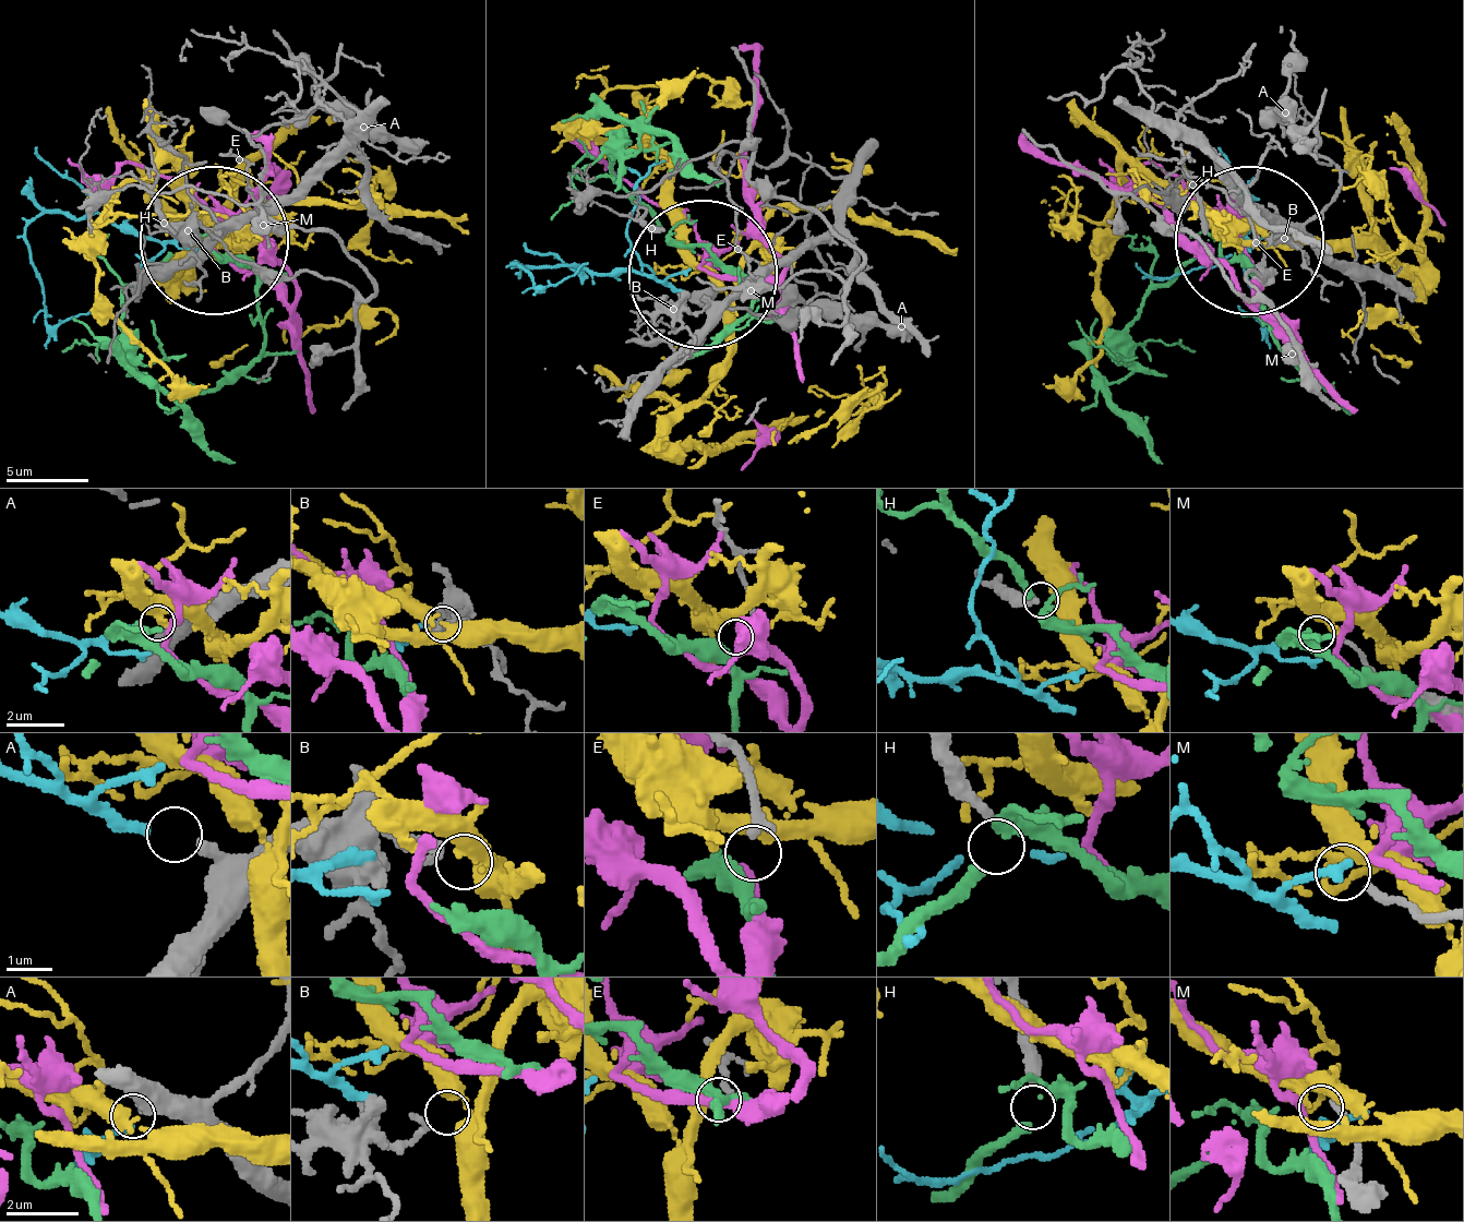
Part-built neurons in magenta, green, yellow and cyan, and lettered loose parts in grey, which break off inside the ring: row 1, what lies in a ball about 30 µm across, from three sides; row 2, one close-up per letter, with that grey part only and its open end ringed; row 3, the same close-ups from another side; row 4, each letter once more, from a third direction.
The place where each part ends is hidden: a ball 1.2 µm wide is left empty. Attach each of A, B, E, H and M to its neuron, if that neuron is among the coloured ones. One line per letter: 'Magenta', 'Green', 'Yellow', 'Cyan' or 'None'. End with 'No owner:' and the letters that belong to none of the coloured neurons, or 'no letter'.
A: Cyan
B: Yellow
E: Green
H: None
M: None
No owner: H, M

